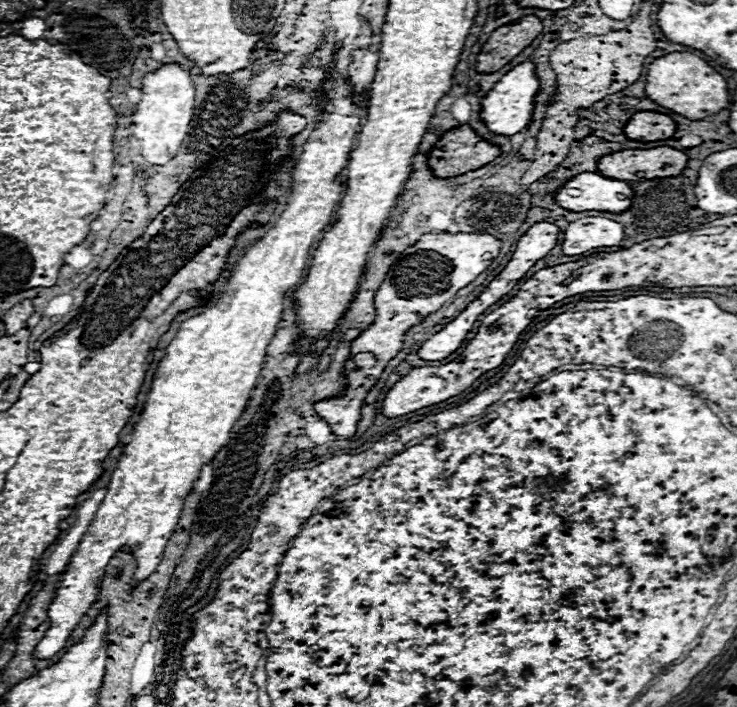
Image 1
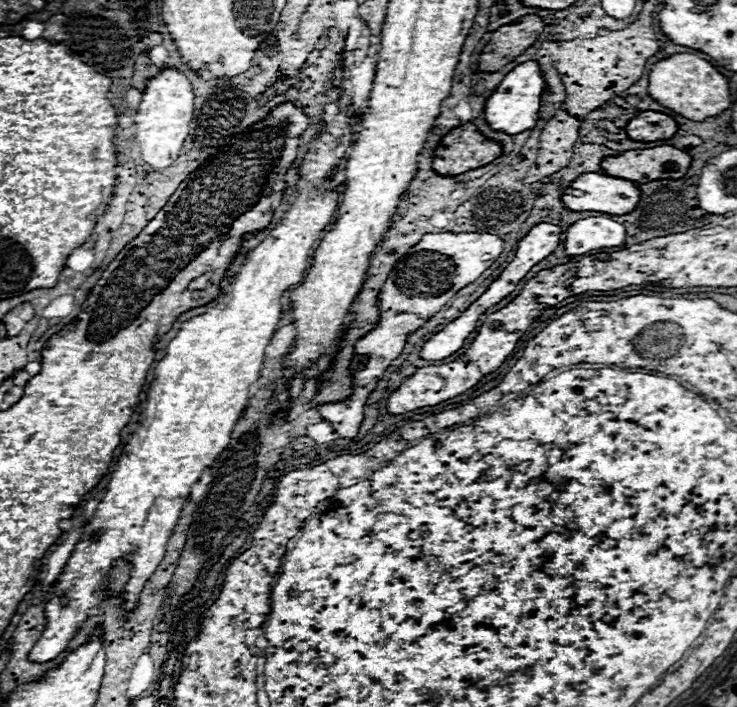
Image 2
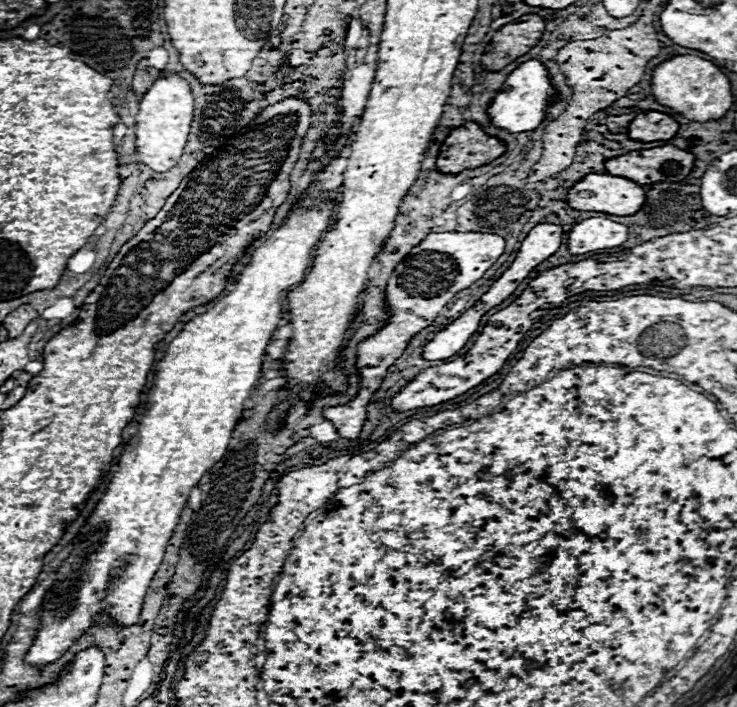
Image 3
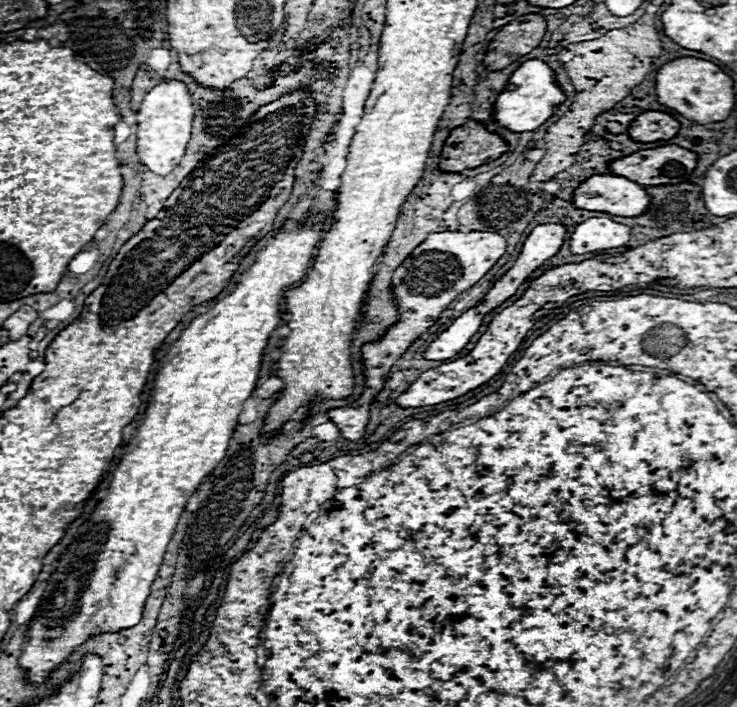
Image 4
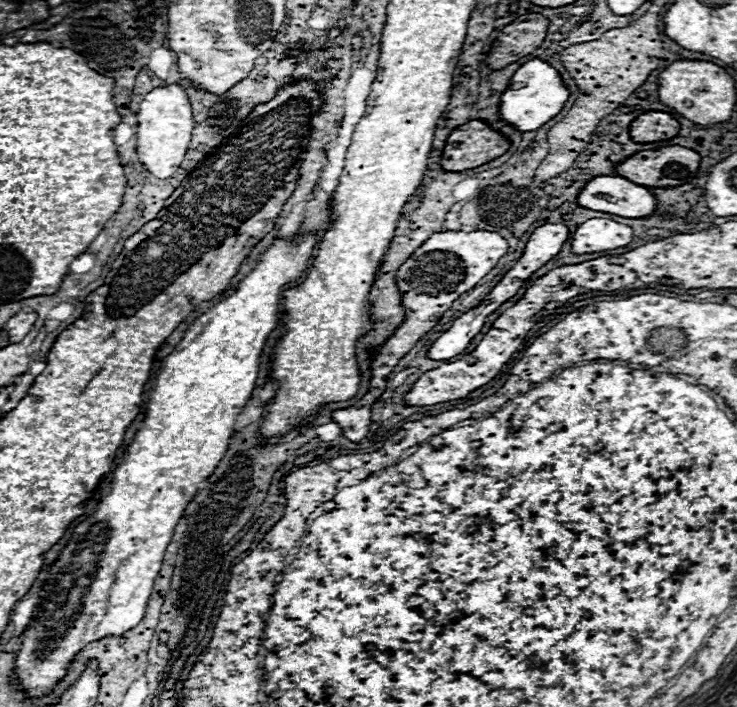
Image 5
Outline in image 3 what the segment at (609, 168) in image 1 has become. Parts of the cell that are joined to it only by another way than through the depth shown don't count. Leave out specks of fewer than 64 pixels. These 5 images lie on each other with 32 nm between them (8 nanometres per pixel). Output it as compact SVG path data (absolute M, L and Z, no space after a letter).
M676 146L634 150L604 162L606 174L630 178L636 184L680 182L694 166L694 156Z

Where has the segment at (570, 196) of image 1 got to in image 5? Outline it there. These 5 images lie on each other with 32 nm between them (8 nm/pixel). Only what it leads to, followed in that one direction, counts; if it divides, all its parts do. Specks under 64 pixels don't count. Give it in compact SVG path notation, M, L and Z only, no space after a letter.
M596 176L584 184L578 204L588 210L608 212L622 218L650 216L656 208L648 188L638 186L622 176Z

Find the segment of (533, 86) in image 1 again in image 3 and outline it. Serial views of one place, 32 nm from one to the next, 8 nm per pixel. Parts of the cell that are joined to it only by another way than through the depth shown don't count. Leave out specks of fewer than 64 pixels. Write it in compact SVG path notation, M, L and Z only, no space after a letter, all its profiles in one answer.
M528 60L528 62L520 64L514 72L508 74L508 78L502 84L502 88L496 92L496 96L492 98L492 102L488 106L488 118L490 118L490 122L496 128L508 130L510 134L534 130L544 120L544 116L546 116L546 102L554 94L556 92L550 86L546 68L538 60Z

